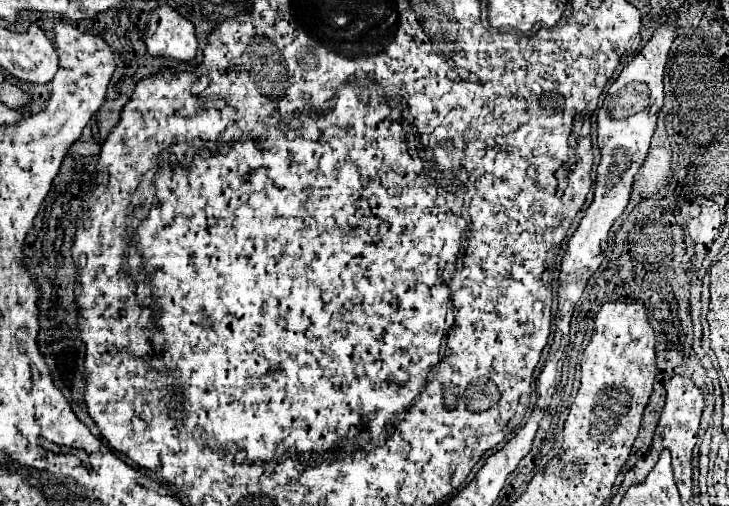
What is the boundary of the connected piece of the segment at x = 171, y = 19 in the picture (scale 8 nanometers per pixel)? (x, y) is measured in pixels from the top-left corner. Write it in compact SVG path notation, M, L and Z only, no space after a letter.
M161 4L157 10L159 22L155 32L145 32L147 52L157 58L171 58L179 62L191 62L197 56L195 28L179 12Z

